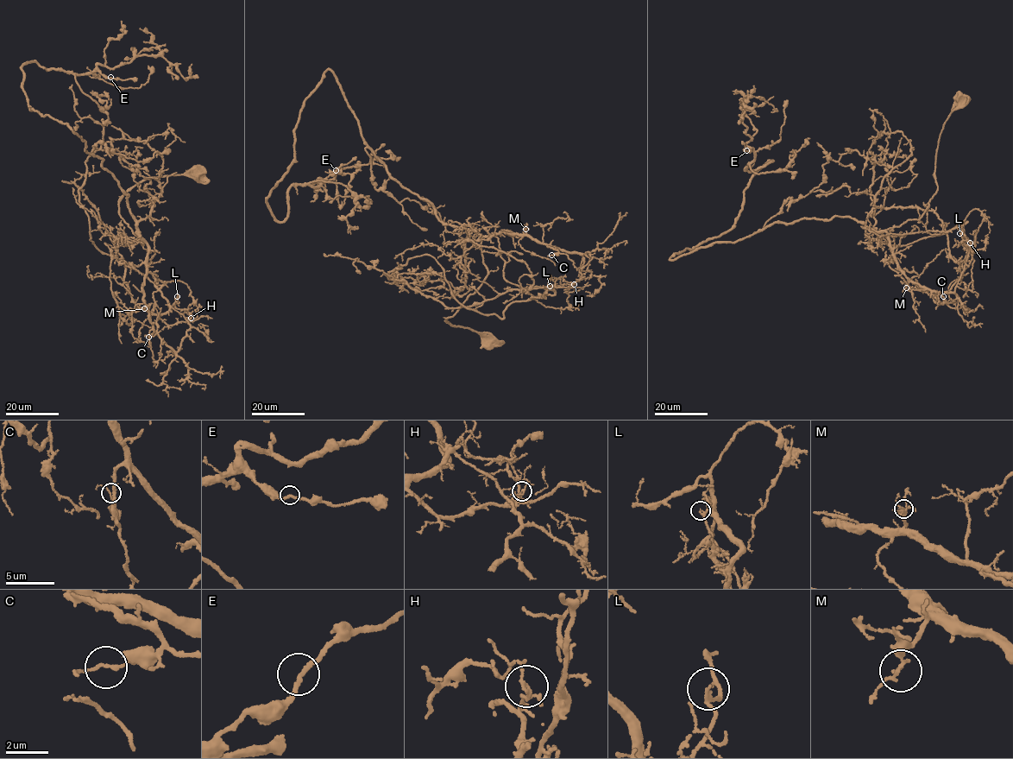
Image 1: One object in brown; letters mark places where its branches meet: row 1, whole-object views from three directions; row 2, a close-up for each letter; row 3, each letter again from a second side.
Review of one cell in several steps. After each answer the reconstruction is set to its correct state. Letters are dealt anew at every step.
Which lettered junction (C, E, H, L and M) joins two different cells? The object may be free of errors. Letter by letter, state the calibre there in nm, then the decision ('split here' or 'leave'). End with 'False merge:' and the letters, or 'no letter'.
C: calibre 130 nm; leave
E: calibre 200 nm; leave
H: calibre 130 nm; split here
L: calibre 140 nm; leave
M: calibre 180 nm; leave
False merge: H

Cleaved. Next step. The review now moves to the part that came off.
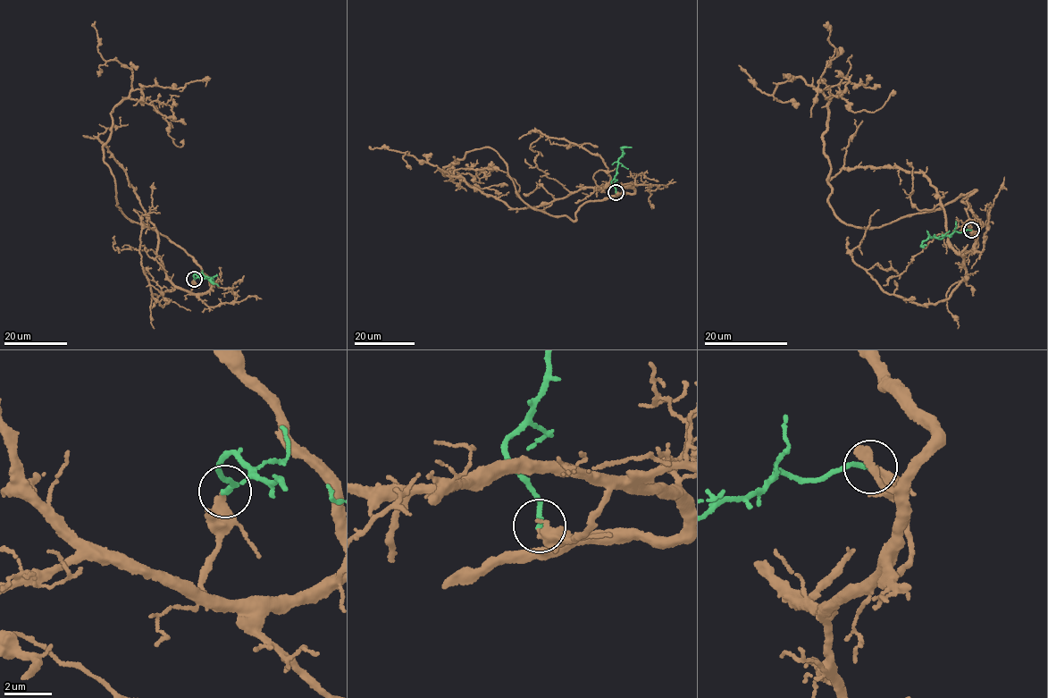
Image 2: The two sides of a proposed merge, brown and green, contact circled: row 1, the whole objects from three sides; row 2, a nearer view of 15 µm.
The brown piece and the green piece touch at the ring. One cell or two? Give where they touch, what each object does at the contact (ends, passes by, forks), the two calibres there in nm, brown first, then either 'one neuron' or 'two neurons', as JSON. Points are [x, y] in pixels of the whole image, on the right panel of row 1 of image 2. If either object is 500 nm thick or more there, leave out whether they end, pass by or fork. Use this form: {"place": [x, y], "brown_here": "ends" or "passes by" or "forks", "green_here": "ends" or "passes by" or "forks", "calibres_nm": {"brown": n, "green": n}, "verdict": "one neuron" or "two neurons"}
{"place": [971, 230], "brown_here": "ends", "green_here": "ends", "calibres_nm": {"brown": 360, "green": 240}, "verdict": "one neuron"}

